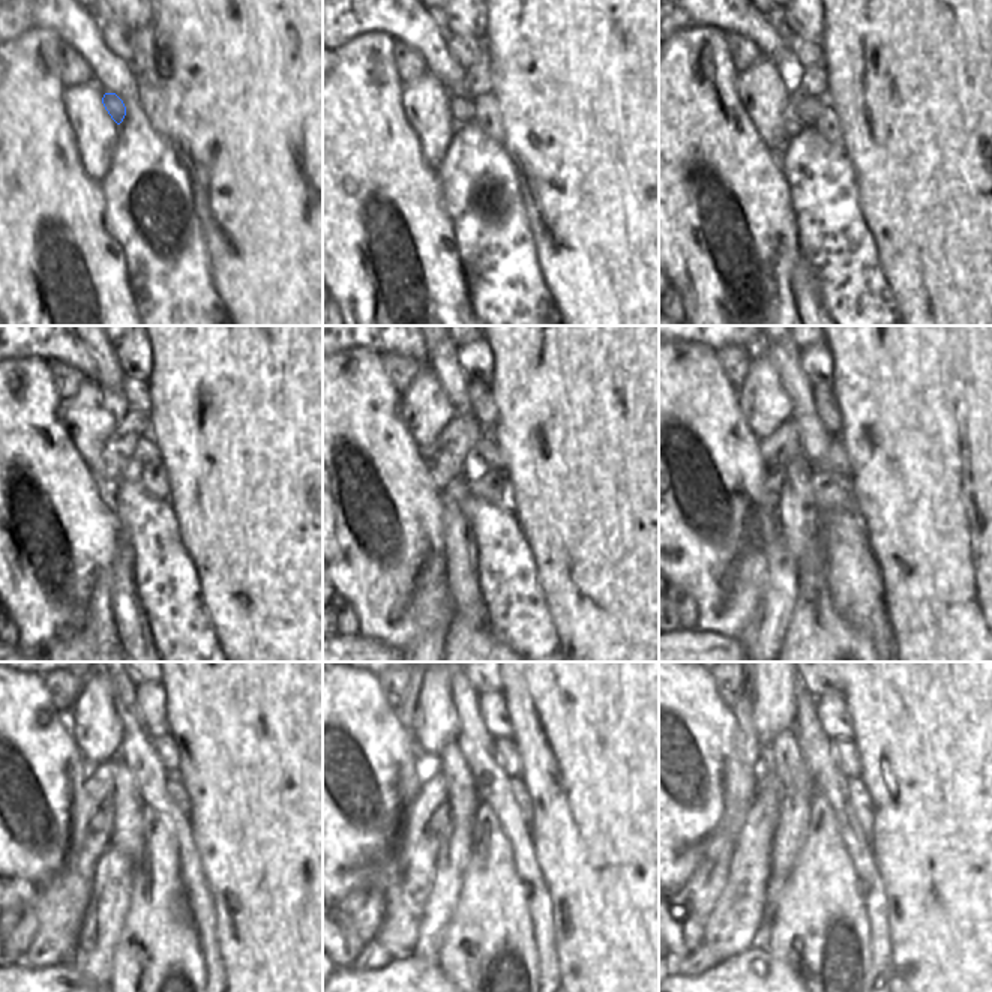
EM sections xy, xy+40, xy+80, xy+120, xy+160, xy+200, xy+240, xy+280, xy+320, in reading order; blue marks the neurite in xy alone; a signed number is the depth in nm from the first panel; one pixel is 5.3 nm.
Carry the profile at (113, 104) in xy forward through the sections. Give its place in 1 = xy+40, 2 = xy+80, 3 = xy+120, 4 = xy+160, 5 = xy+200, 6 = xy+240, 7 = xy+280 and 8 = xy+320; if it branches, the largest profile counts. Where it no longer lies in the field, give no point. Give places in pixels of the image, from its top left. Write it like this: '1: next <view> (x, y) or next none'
1: next xy+40 (461, 105)
2: next xy+80 (808, 111)
3: next xy+120 (146, 450)
4: next xy+160 (486, 452)
5: next xy+200 (836, 459)
6: next xy+240 (177, 791)
7: next xy+280 (521, 796)
8: next xy+320 (860, 800)

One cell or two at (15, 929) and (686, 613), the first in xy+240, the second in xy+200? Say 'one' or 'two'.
one

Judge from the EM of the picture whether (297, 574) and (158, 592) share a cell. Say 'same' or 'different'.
different

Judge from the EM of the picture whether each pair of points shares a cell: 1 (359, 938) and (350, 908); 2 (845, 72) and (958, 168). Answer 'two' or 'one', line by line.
1: one
2: one

